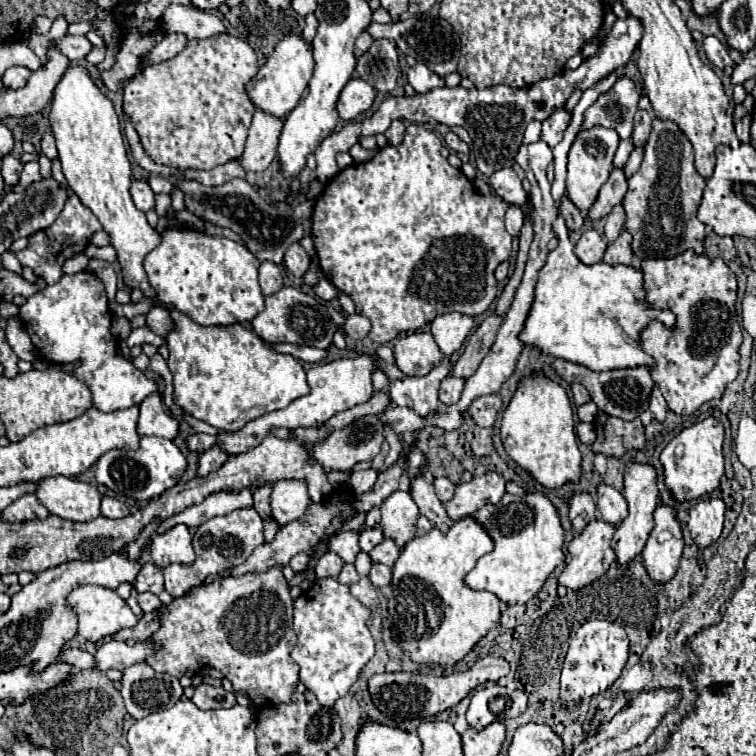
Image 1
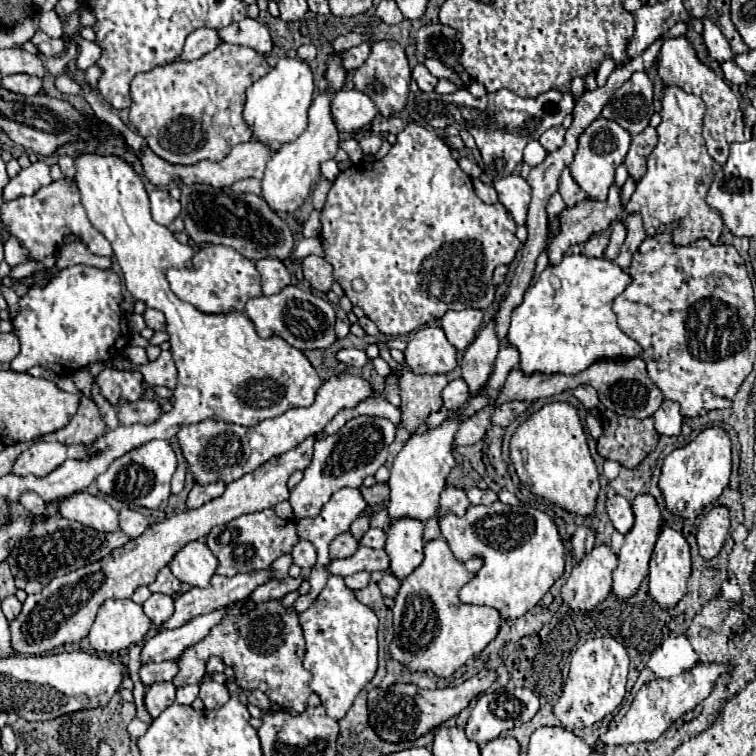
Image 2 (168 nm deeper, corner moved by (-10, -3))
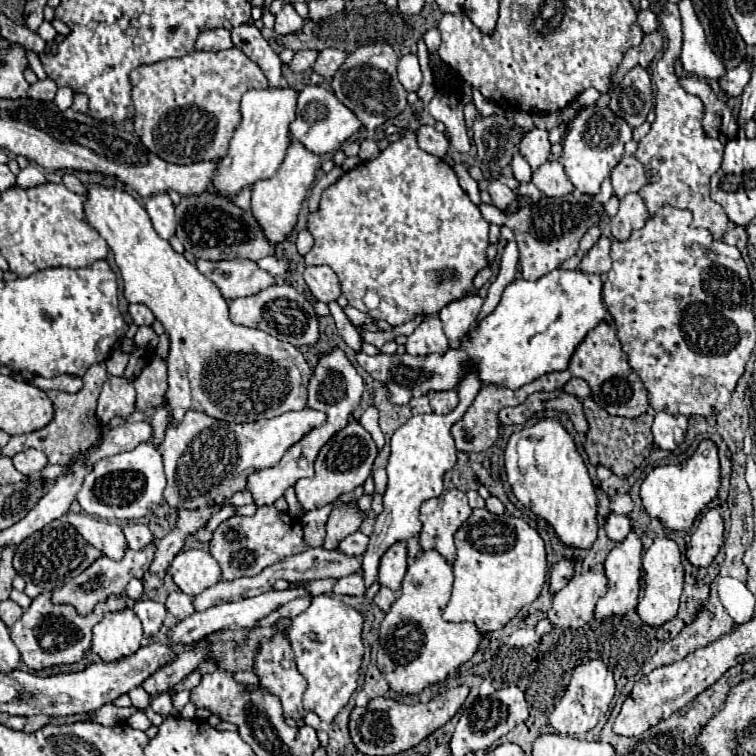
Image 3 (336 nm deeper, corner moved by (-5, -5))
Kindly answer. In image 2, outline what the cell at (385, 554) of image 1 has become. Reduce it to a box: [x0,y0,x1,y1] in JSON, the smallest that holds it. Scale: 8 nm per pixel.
[330,546,390,576]

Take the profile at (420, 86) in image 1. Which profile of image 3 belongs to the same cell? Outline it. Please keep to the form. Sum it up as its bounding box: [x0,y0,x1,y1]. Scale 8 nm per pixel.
[397,54,423,92]

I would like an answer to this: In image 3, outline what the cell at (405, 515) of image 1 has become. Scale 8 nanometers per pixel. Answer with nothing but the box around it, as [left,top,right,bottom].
[377,542,407,592]

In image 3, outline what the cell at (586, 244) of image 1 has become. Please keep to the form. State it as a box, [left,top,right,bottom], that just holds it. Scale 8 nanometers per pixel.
[579,226,601,254]

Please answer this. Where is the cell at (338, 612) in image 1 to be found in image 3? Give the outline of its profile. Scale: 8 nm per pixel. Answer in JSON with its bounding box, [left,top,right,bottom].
[289,596,363,724]

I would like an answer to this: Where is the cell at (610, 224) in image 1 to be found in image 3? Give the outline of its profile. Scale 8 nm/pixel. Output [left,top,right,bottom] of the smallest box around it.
[577,236,611,274]

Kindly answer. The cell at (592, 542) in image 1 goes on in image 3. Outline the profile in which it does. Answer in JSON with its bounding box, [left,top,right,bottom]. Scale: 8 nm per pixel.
[547,570,607,628]

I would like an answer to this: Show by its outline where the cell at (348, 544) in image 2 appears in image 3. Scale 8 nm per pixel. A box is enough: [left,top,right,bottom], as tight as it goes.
[325,504,367,550]

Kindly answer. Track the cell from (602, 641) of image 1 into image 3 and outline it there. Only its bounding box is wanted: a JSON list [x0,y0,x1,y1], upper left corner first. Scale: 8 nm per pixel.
[549,660,615,736]

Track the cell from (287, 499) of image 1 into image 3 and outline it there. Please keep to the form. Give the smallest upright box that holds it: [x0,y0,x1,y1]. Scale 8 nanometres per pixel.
[295,422,377,510]

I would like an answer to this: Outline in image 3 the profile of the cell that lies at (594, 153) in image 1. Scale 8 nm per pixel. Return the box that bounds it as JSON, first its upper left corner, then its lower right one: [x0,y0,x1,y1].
[561,106,631,194]

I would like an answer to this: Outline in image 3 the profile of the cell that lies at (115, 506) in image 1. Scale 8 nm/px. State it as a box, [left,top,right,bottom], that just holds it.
[123,522,155,550]

